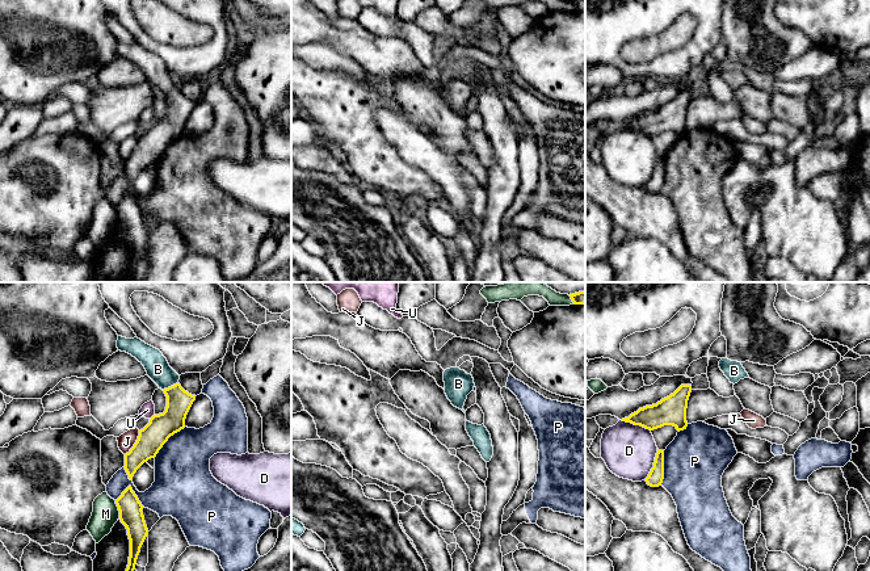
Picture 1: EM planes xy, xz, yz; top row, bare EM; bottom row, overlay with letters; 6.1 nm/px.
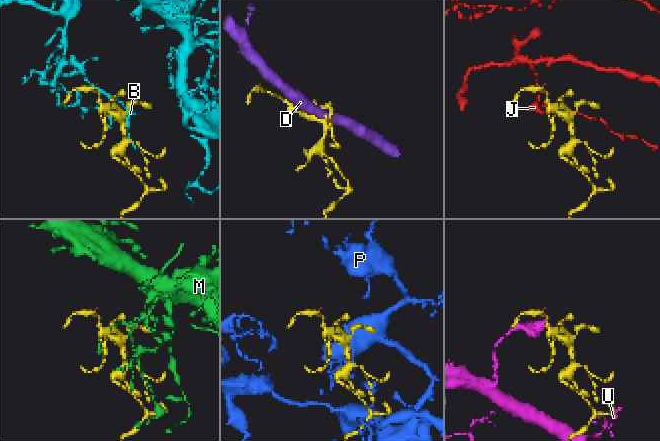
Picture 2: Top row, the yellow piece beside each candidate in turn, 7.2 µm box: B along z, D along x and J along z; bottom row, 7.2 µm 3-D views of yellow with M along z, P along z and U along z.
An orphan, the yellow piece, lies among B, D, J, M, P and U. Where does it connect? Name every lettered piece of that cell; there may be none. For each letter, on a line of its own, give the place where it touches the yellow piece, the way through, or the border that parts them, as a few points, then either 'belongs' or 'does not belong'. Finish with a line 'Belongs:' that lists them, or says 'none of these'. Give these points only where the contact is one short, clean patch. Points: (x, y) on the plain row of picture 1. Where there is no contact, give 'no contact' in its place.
B: meets yellow in xy at (171, 92); runs through xy (179, 108), (171, 92), (158, 75); belongs
D: meets yellow in yz at (654, 171); does not belong
J: meets yellow in xy at (135, 148); border along xy (139, 137), (137, 147), (125, 160); does not belong
M: meets yellow in xy at (118, 215); does not belong
P: meets yellow in xy at (131, 196); does not belong
U: meets yellow in xy at (152, 122); border along xy (154, 120), (150, 125); does not belong
Belongs: B

